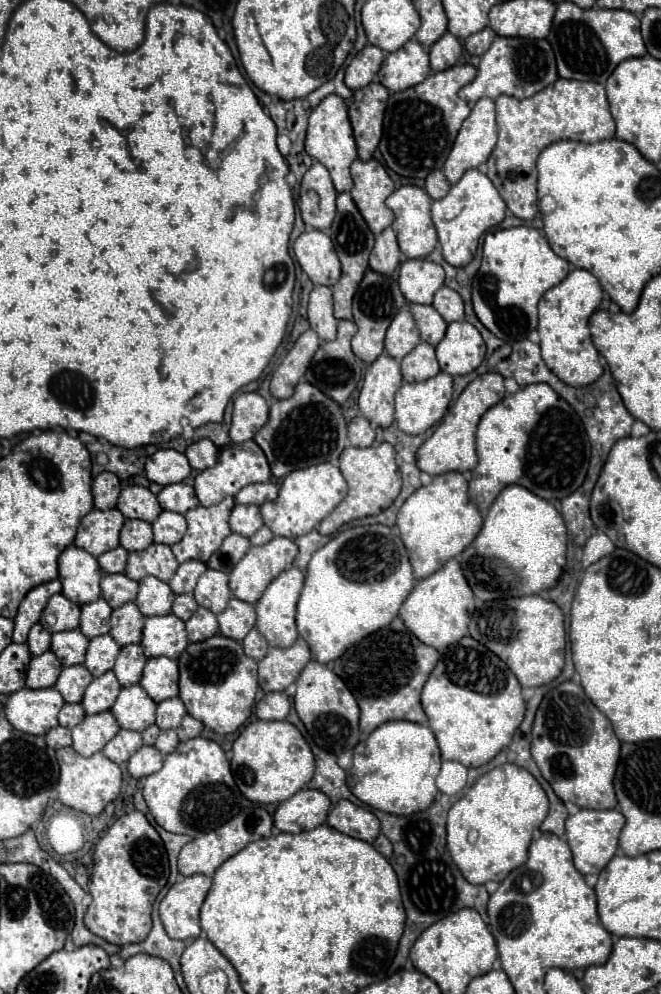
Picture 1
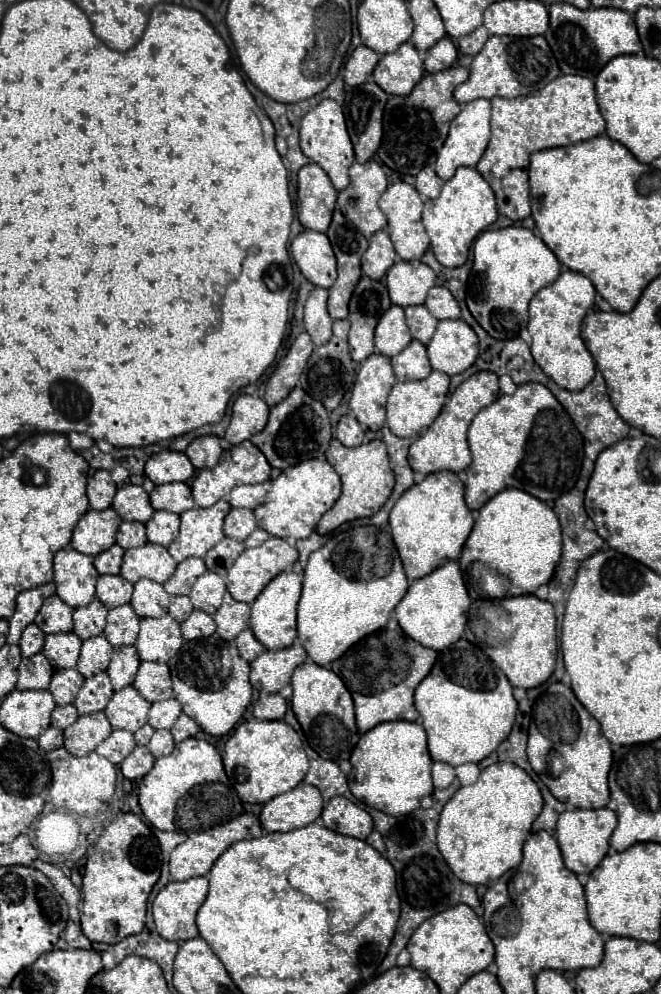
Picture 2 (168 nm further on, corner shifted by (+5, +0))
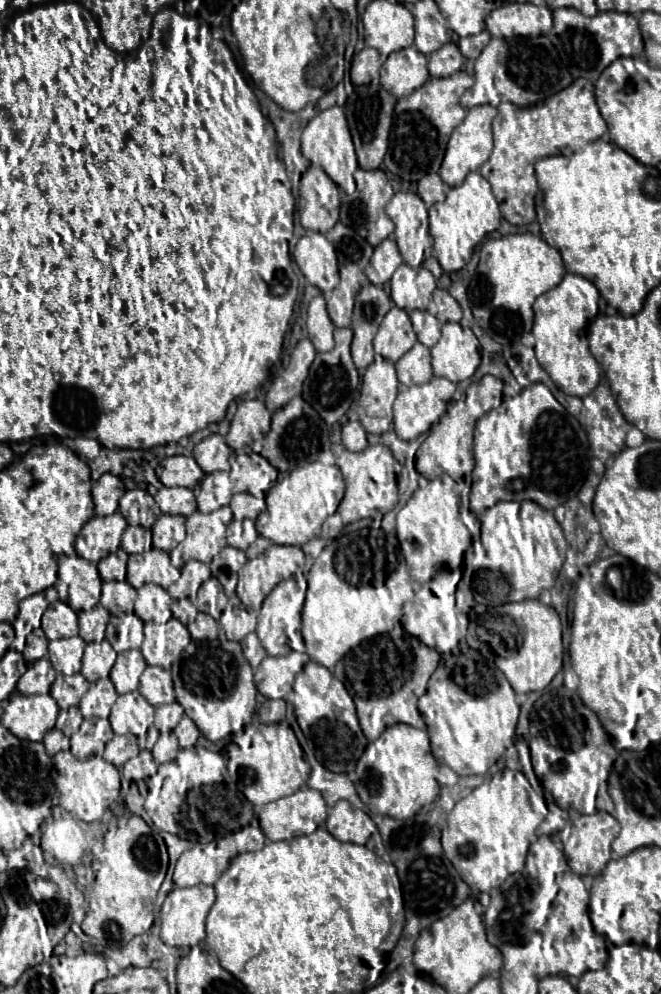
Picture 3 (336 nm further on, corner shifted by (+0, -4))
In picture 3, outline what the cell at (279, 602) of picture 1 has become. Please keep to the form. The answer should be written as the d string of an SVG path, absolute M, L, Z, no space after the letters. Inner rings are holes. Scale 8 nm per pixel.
M286 579L274 587L274 591L264 599L258 613L256 635L268 655L288 655L290 651L304 651L304 641L300 633L300 613L304 605L304 593L298 589L294 579Z

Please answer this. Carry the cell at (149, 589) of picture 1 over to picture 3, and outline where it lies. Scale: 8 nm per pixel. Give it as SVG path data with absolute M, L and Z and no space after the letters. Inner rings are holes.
M148 583L148 585L138 589L138 599L136 599L134 613L142 621L166 623L172 617L170 605L172 605L172 599L170 599L168 591L154 585L154 583Z

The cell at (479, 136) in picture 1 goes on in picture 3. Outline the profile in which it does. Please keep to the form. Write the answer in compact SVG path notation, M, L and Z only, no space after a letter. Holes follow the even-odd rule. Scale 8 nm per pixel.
M492 105L472 107L472 109L468 109L466 119L454 129L454 133L448 141L448 149L446 149L442 167L440 167L440 177L444 179L444 183L448 187L458 187L468 173L478 171L482 167L482 163L488 161L488 157L492 153L492 119L496 117L496 113L498 111Z

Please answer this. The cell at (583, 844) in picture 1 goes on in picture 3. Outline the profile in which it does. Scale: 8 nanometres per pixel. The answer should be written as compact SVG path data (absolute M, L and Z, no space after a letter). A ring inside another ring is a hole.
M606 811L574 819L570 835L564 841L564 855L572 871L578 875L598 875L612 857L610 843L618 833L618 821Z

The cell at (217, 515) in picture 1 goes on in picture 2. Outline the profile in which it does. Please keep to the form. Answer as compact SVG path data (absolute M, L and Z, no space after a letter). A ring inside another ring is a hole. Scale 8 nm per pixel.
M221 499L211 507L195 505L181 513L181 529L177 539L167 547L173 559L179 563L187 557L205 557L205 553L215 547L223 537L223 519L231 505Z

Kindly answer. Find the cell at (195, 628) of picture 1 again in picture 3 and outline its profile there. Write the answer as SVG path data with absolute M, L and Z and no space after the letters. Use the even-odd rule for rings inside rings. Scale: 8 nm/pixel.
M198 613L196 621L188 625L188 630L194 641L211 641L218 637L218 623L206 613Z

